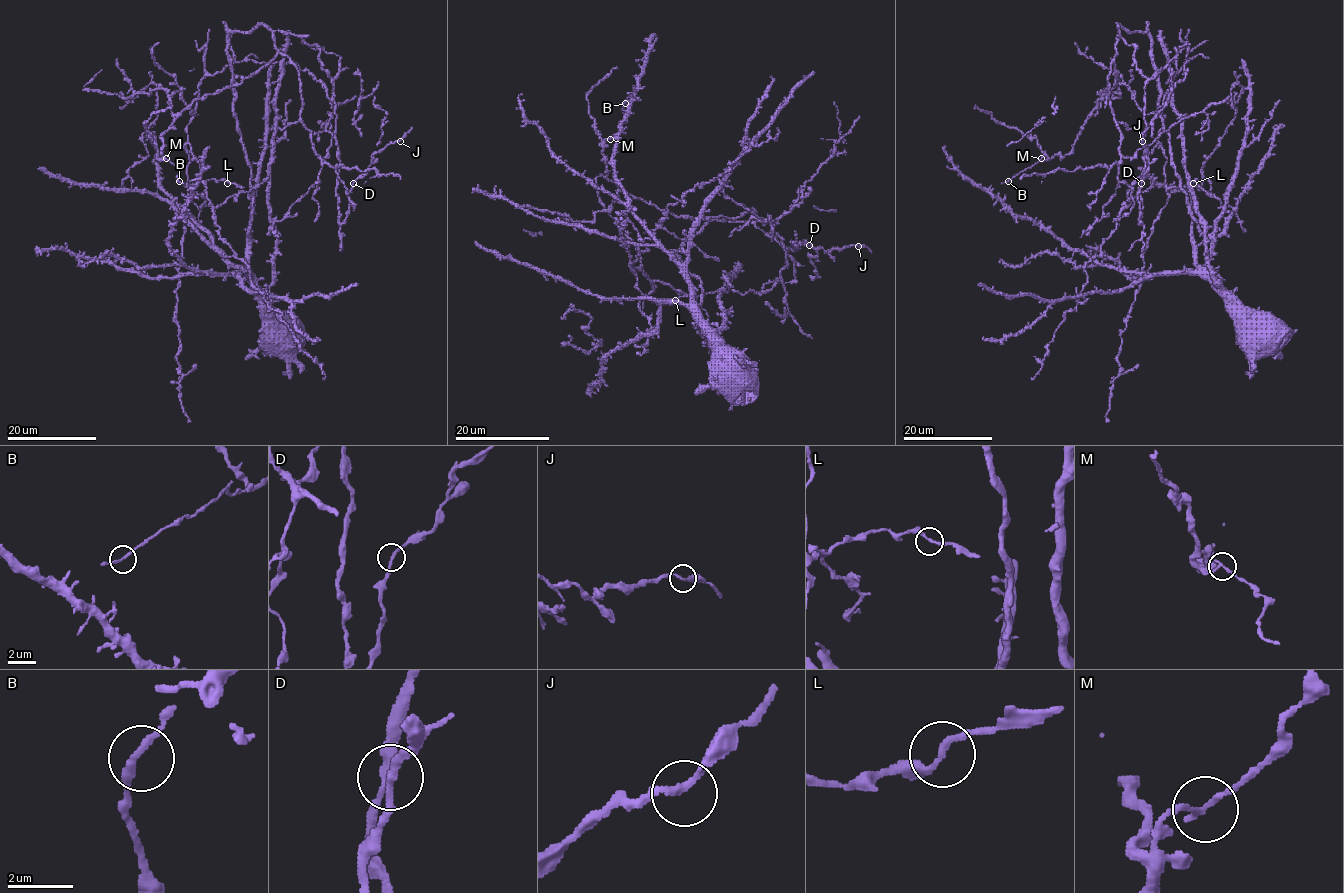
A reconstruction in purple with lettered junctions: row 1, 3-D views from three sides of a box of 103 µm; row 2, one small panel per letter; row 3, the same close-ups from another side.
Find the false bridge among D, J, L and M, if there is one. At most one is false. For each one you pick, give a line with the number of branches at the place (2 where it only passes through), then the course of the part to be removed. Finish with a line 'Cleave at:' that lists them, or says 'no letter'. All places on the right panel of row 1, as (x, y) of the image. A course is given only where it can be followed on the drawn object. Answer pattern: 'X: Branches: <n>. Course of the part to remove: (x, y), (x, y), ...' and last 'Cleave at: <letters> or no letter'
M: Branches: 2. Course of the part to remove: (1041, 158), (1001, 184)
Cleave at: M

